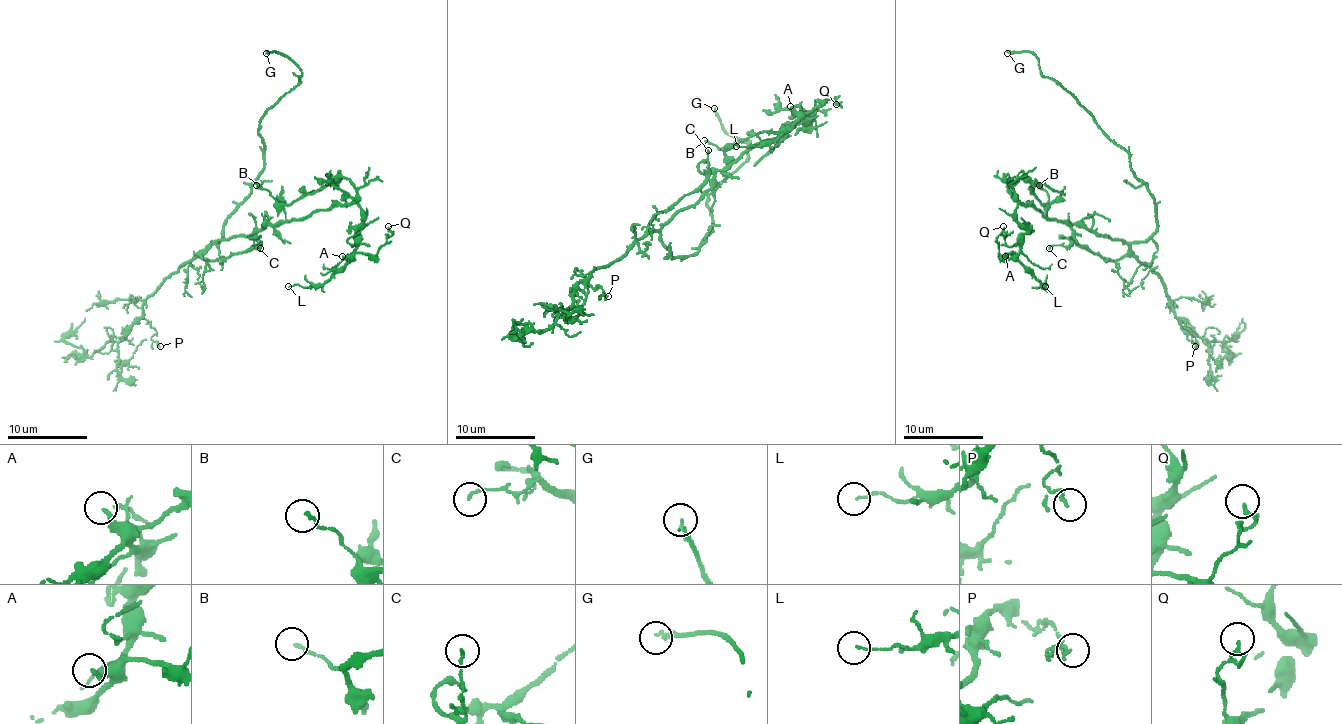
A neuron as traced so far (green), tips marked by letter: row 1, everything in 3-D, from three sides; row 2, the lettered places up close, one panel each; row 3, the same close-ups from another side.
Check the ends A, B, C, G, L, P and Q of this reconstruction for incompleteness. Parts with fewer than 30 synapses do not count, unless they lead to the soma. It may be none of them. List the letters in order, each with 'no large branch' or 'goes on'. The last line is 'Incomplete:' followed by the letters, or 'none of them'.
A: no large branch
B: no large branch
C: no large branch
G: goes on
L: no large branch
P: no large branch
Q: no large branch
Incomplete: G

